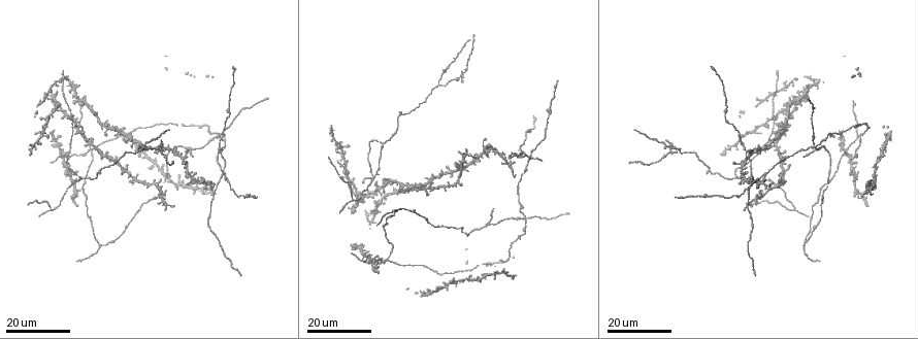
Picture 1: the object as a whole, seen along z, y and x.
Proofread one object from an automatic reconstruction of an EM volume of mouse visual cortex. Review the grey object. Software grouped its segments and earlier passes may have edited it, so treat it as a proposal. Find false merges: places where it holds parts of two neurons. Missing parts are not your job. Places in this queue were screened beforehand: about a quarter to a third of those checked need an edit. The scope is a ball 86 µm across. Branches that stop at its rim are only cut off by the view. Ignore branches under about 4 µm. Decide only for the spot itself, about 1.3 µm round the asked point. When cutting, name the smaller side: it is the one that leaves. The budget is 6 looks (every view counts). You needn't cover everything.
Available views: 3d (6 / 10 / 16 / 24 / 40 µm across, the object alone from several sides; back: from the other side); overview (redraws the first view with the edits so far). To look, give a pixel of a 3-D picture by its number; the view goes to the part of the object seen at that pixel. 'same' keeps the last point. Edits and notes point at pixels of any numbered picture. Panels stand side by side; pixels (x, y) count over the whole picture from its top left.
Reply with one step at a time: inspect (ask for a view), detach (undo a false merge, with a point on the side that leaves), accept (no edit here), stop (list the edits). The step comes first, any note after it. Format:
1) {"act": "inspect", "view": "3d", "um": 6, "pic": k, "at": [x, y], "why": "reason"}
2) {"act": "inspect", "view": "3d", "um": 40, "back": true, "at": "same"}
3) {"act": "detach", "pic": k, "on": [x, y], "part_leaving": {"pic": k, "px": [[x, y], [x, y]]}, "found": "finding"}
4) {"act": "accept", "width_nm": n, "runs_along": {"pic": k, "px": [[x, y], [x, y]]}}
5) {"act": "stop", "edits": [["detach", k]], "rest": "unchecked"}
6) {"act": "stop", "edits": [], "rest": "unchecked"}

{"act": "inspect", "view": "3d", "um": 16, "pic": 1, "at": [737, 178], "why": "three arms meet"}

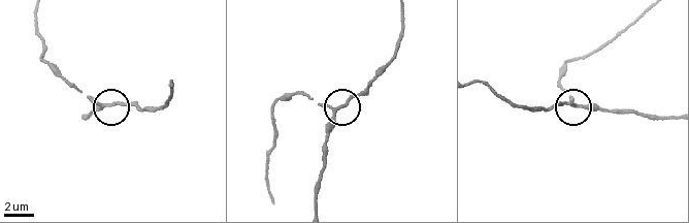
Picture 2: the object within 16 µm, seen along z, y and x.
{"act": "inspect", "view": "3d", "um": 10, "pic": 2, "at": [577, 105]}

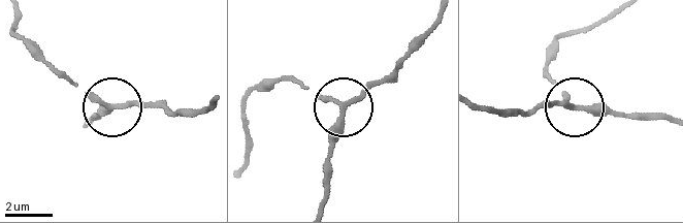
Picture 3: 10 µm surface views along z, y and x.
{"act": "accept", "side_arm_um": 46, "runs_along": {"pic": 3, "px": [[616, 8], [558, 38], [545, 69], [574, 103], [649, 117]]}, "found": "all the same neuron"}

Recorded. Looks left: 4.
{"act": "inspect", "view": "3d", "um": 16, "pic": 1, "at": [487, 225], "why": "a fork"}

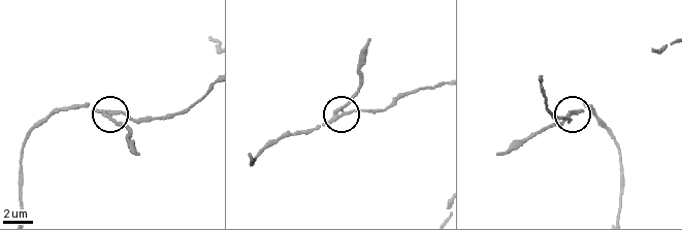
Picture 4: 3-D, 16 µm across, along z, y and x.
{"act": "inspect", "view": "3d", "um": 6, "pic": 4, "at": [108, 114], "why": "closer look"}

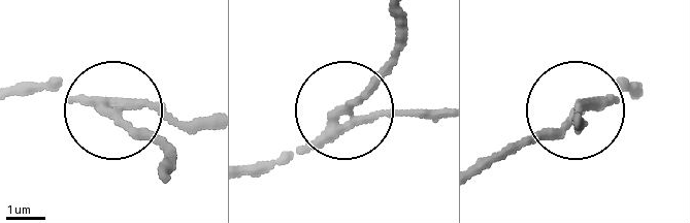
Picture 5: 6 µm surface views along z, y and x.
{"act": "detach", "pic": 5, "on": [145, 128], "width_nm": 210, "part_leaving": {"pic": 5, "px": [[108, 112], [157, 140], [167, 164]]}, "found": "two neurons meet here"}

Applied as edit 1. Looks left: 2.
{"act": "stop", "edits": [["detach", 5]], "rest": "unchecked"}

